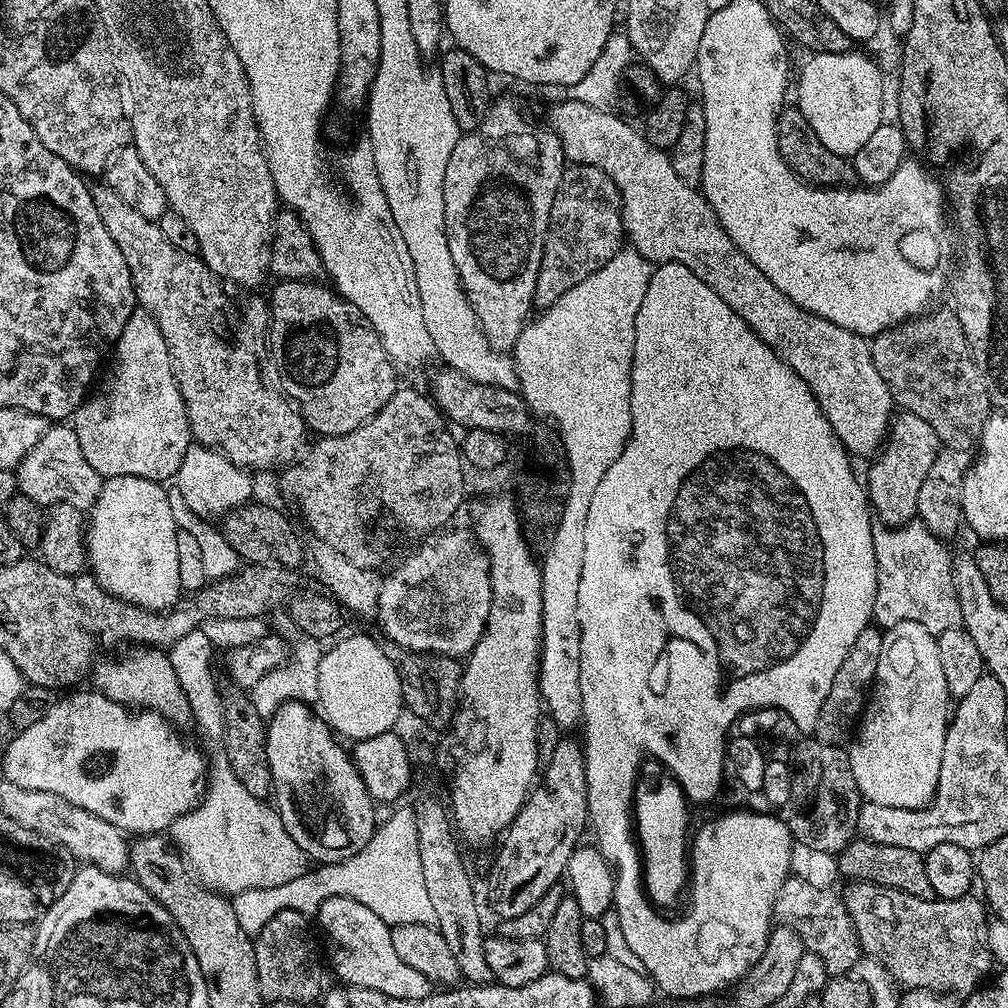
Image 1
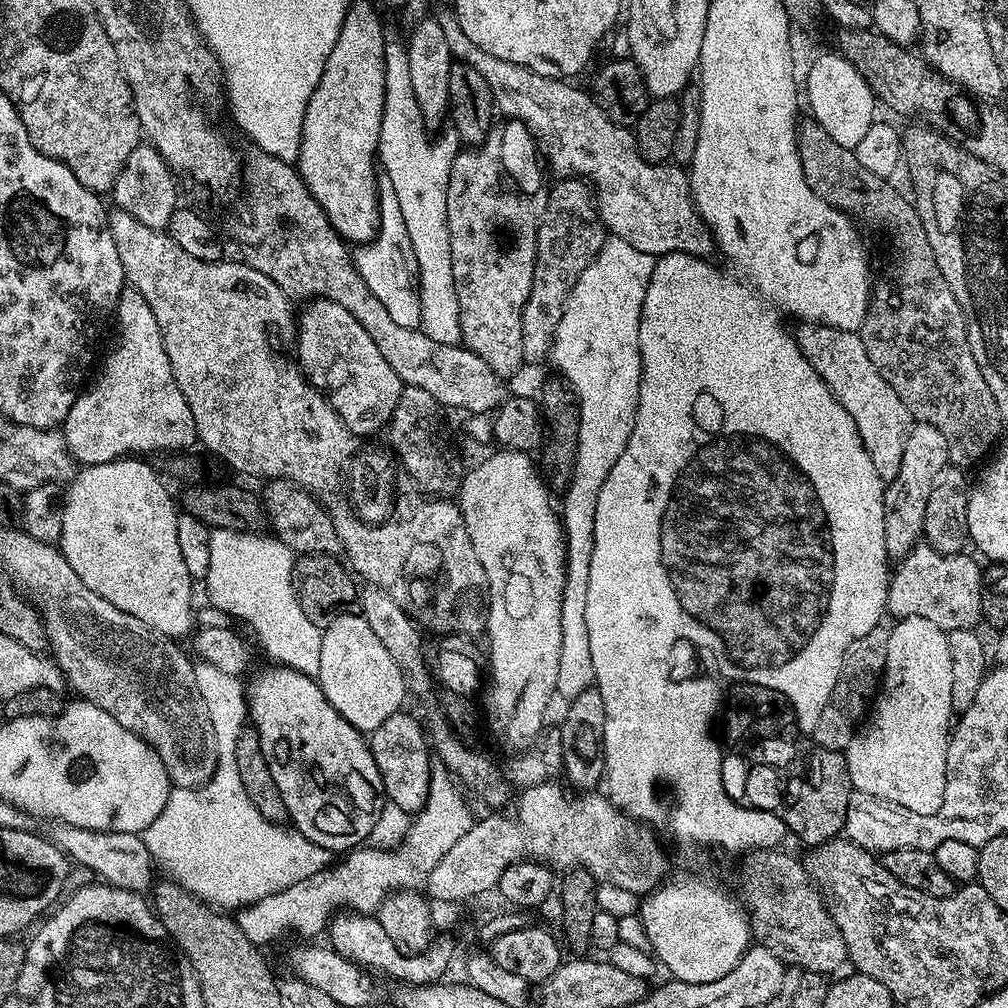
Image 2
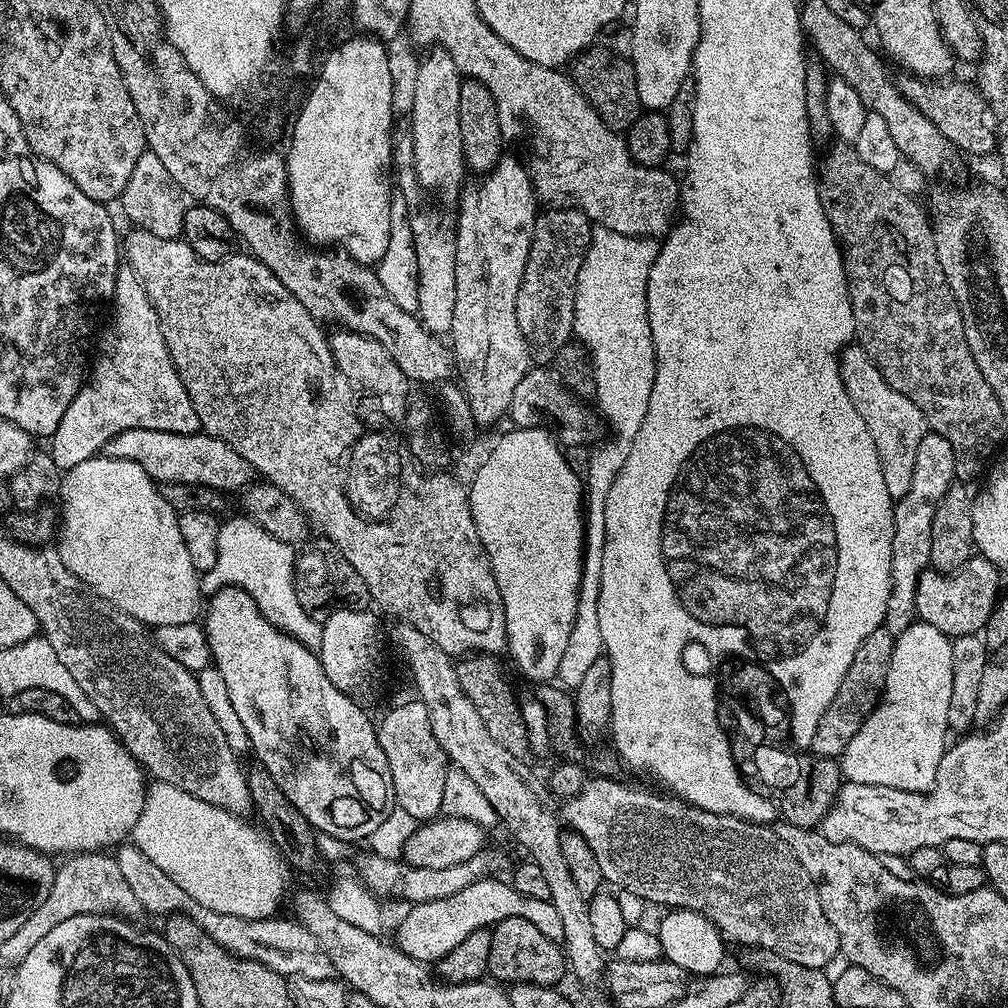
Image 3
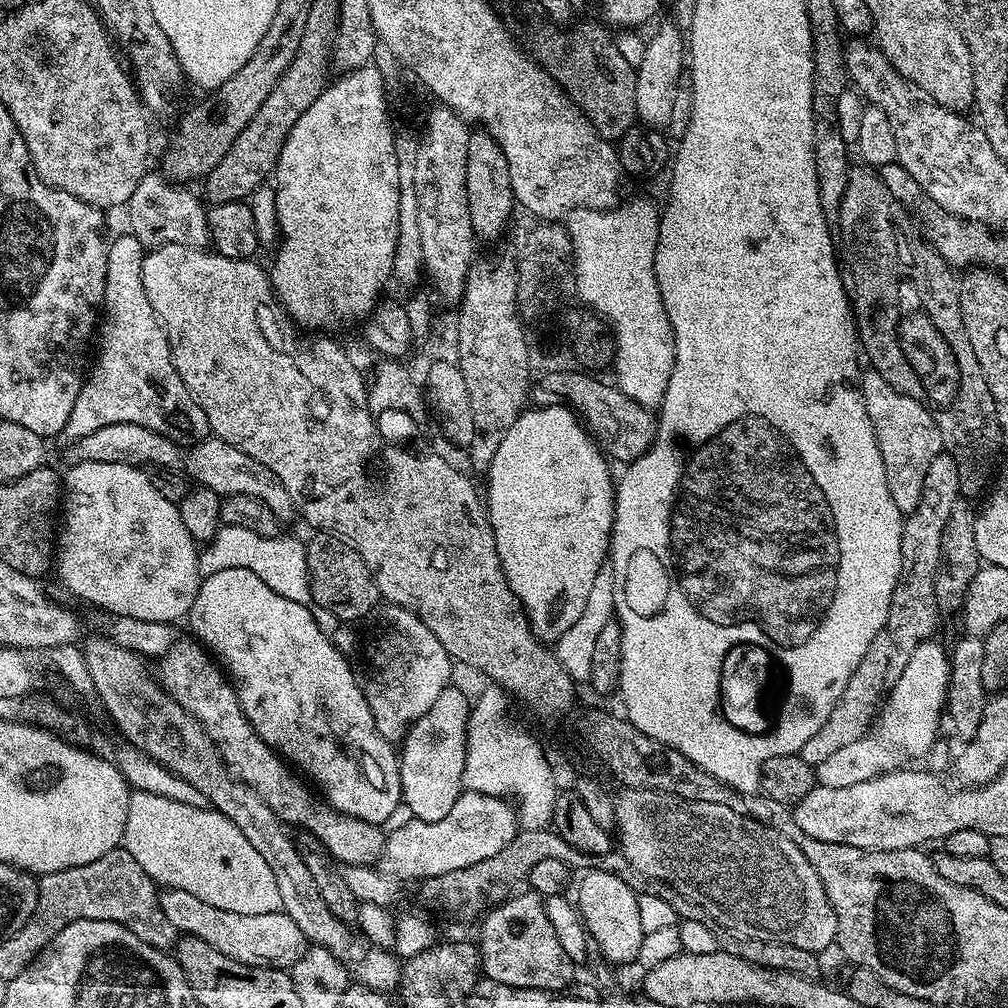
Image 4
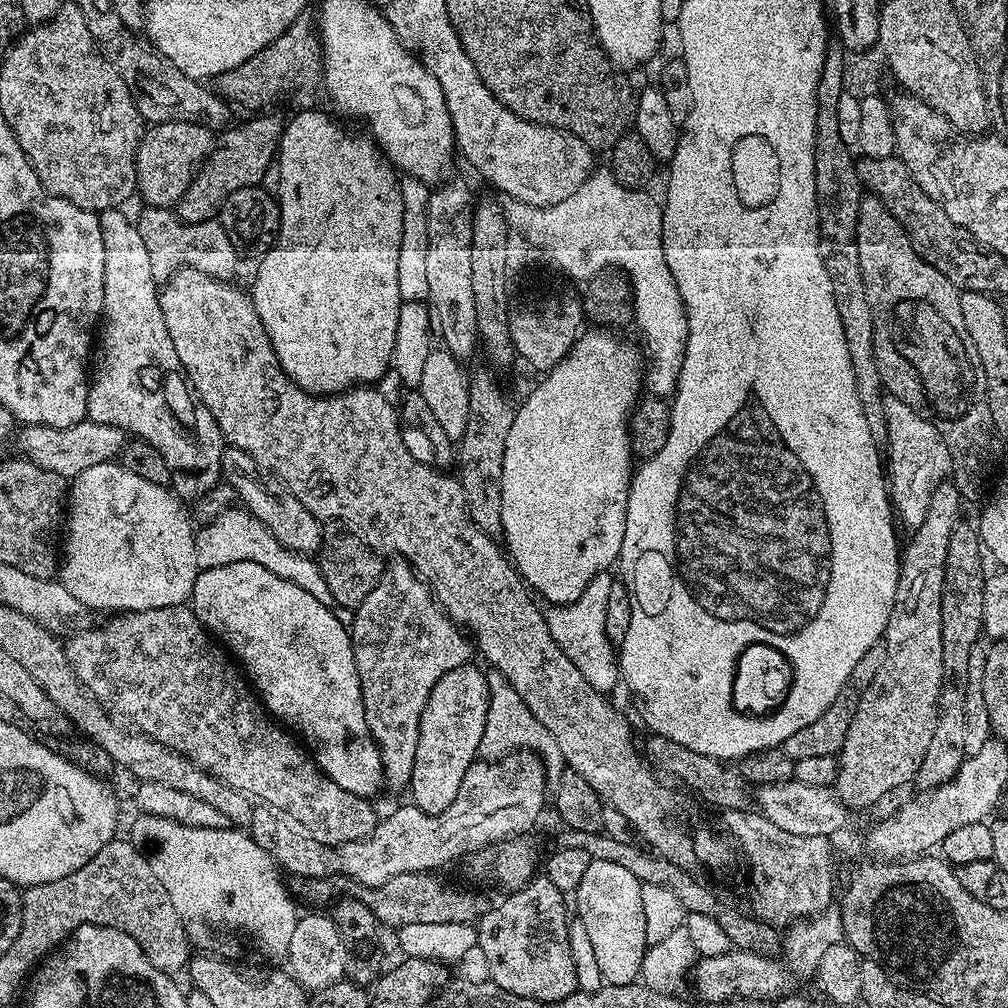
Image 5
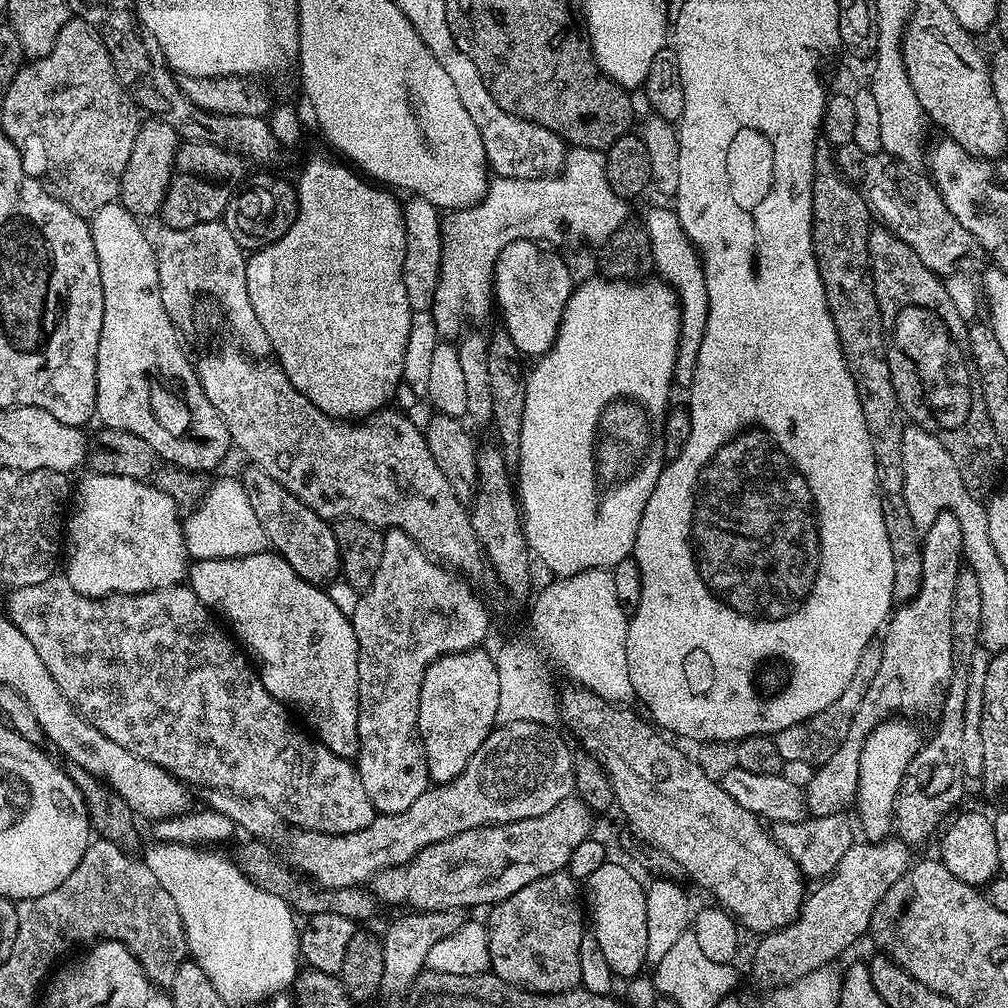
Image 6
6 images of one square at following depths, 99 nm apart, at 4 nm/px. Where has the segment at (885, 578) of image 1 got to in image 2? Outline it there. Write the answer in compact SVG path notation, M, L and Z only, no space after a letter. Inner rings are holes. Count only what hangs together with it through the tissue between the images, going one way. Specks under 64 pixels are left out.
M921 542L906 554L904 559L895 565L888 581L888 607L889 617L896 620L904 620L908 616L918 618L930 618L934 626L943 628L945 632L953 632L959 628L975 629L976 623L981 623L980 614L980 590L982 587L982 568L976 565L968 557L968 554L959 556L943 556L938 550L934 550L926 542Z

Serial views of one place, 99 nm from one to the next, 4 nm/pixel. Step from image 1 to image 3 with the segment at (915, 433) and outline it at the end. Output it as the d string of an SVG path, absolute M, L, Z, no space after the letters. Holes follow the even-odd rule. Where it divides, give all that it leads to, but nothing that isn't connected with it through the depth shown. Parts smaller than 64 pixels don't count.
M936 432L924 433L922 442L918 442L918 458L914 458L914 474L910 482L910 490L895 501L892 510L892 589L888 599L888 609L884 615L884 624L893 634L905 632L917 619L916 591L918 578L929 571L930 558L930 526L934 526L934 510L938 510L938 502L942 502L942 494L956 480L956 459L954 446L946 442Z

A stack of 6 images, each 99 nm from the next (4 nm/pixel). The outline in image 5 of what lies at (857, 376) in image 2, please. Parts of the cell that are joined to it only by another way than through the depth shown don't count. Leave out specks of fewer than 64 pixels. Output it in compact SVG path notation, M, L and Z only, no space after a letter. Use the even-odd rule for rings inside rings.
M885 395L884 417L886 418L886 434L888 435L886 441L886 447L888 447L888 452L886 448L886 480L890 485L890 501L899 523L901 525L904 523L905 529L911 530L922 526L922 522L930 510L930 498L934 494L934 490L939 484L943 484L949 479L954 468L952 455L942 438L942 434L938 434L936 427L926 418L922 418L922 414L918 414L918 410L906 406L906 402L902 402L896 396Z

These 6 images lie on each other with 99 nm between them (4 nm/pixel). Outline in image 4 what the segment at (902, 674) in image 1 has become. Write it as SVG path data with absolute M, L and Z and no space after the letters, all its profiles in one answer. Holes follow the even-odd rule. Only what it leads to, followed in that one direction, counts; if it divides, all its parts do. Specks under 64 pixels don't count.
M935 639L925 640L907 655L905 660L908 661L905 662L896 685L893 688L891 685L886 703L879 709L868 731L830 754L830 758L815 764L816 783L819 787L858 786L858 782L903 769L907 760L916 760L931 750L932 743L936 740L936 731L940 728L940 716L942 720L946 708L950 678L949 653L946 648L944 652L943 646L936 643Z

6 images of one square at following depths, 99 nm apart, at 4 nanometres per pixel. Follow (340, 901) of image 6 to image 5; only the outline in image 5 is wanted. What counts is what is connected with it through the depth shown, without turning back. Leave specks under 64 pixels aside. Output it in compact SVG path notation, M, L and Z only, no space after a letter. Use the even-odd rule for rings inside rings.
M411 872L410 874L394 874L386 882L378 886L357 884L343 874L326 878L308 878L303 881L304 896L312 904L331 906L341 896L349 896L362 906L366 906L374 914L376 923L397 930L417 924L418 922L462 922L472 924L488 913L490 899L484 892L475 892L472 888L463 888L460 884L443 884L439 875L432 872Z

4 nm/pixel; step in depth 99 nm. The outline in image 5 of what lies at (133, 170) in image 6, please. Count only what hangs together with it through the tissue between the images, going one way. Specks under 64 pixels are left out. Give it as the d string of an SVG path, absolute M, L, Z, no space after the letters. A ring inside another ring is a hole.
M162 122L145 127L136 148L136 192L149 208L175 209L197 168L214 147L213 129L200 122Z

